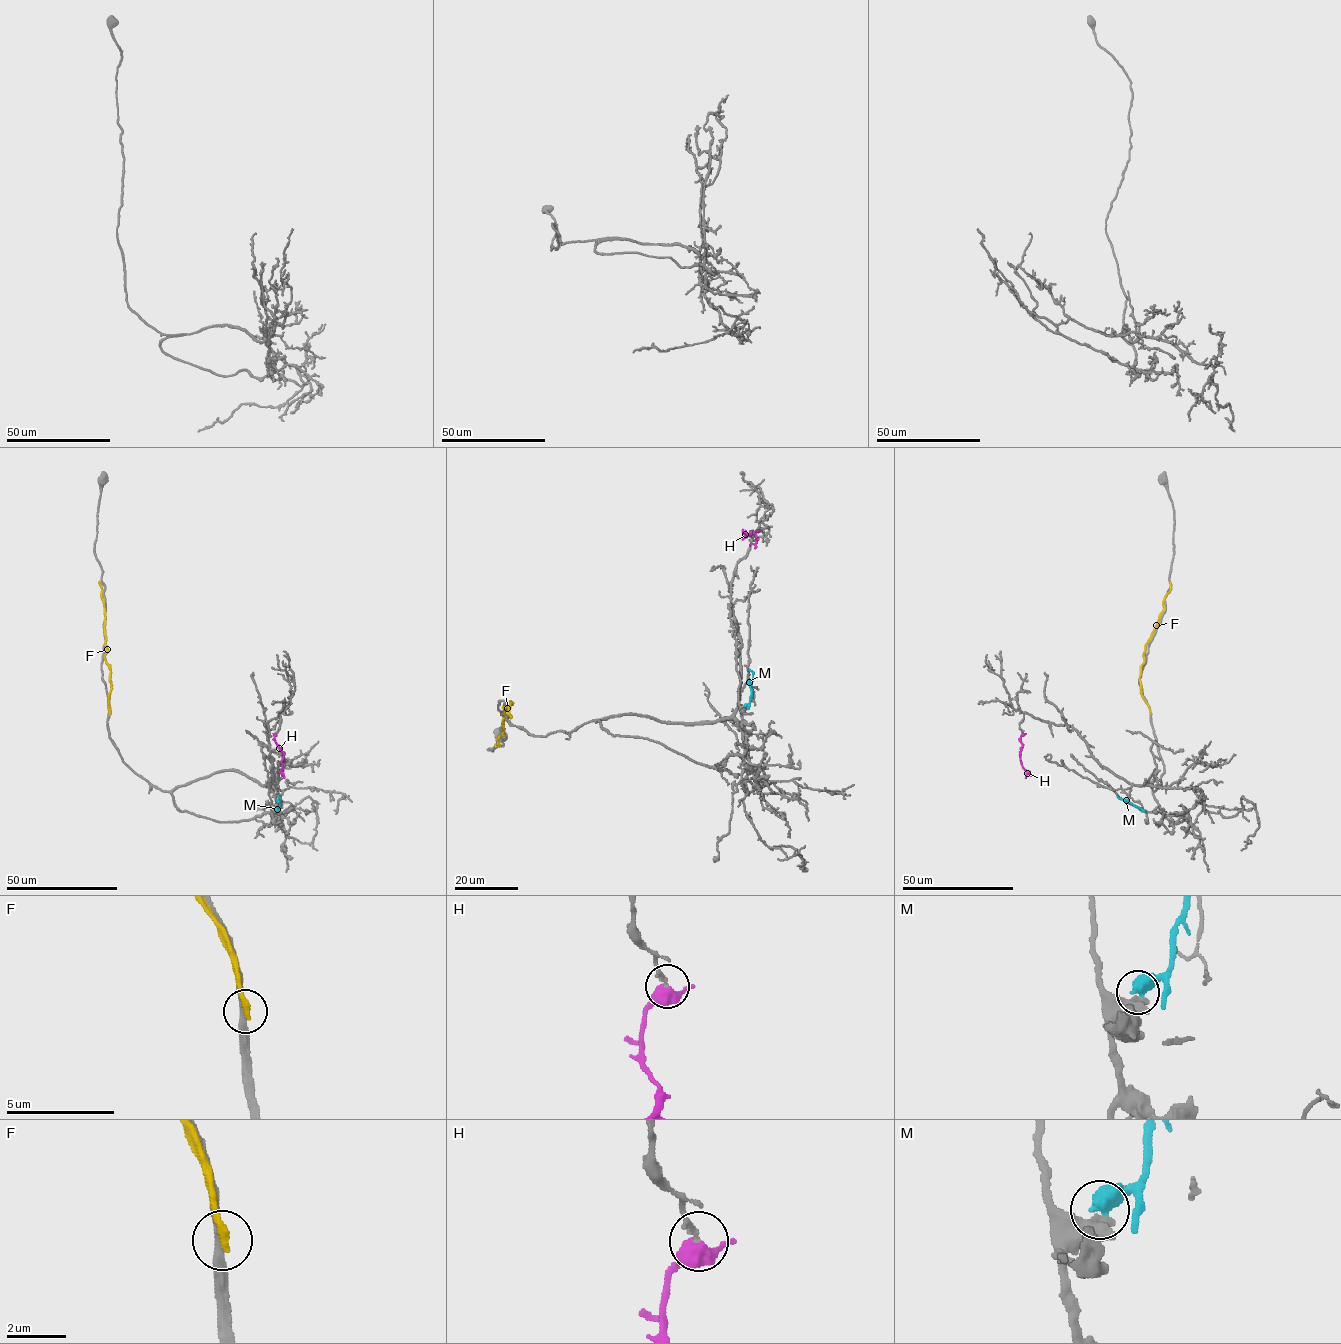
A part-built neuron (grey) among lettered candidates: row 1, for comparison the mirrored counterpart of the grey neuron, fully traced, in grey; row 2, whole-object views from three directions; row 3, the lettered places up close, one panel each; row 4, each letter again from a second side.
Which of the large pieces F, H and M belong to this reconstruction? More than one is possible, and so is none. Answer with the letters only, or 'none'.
none

